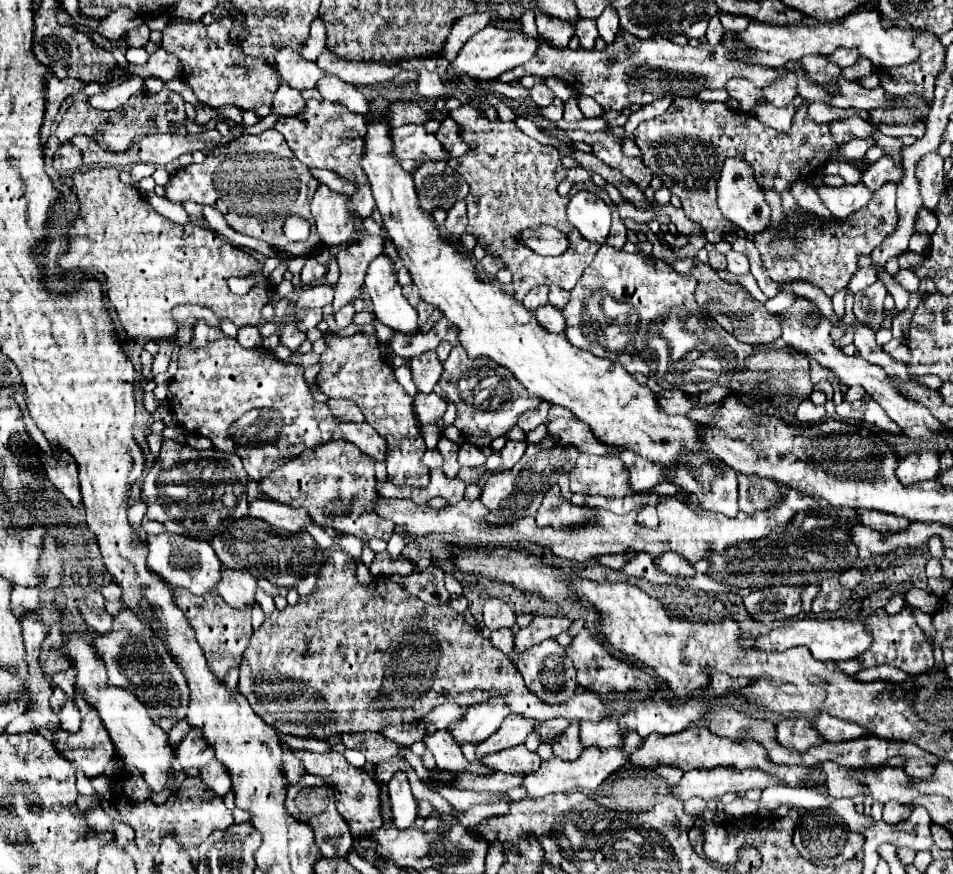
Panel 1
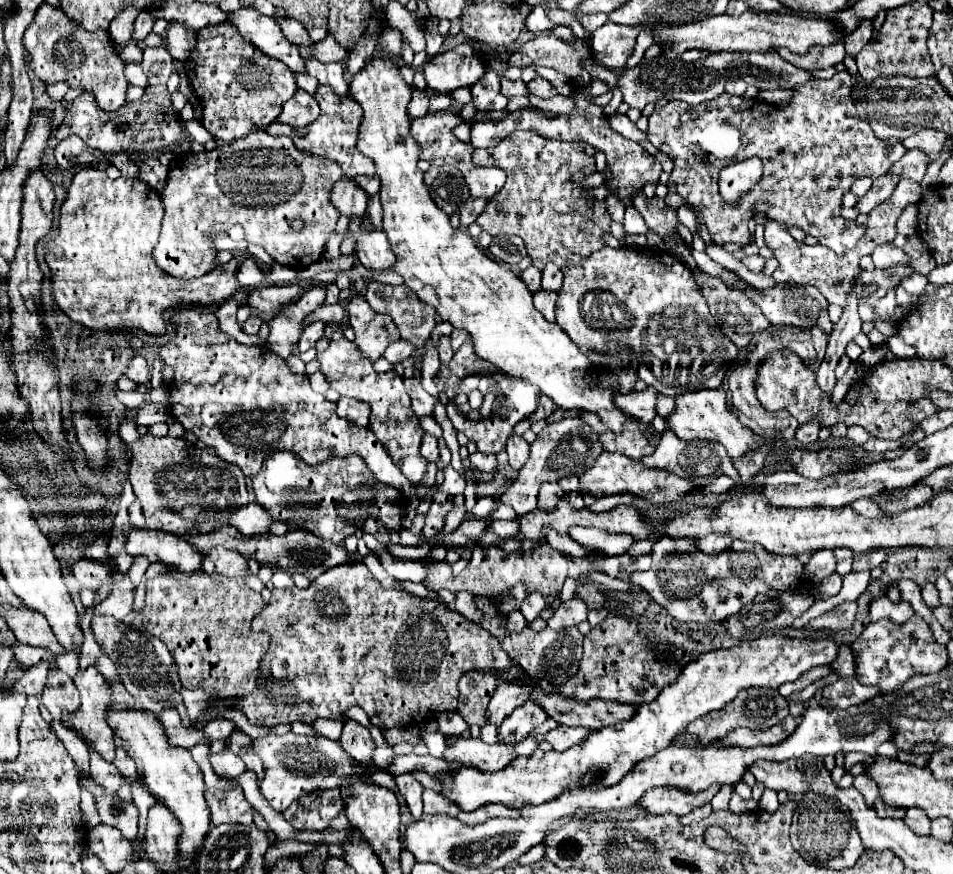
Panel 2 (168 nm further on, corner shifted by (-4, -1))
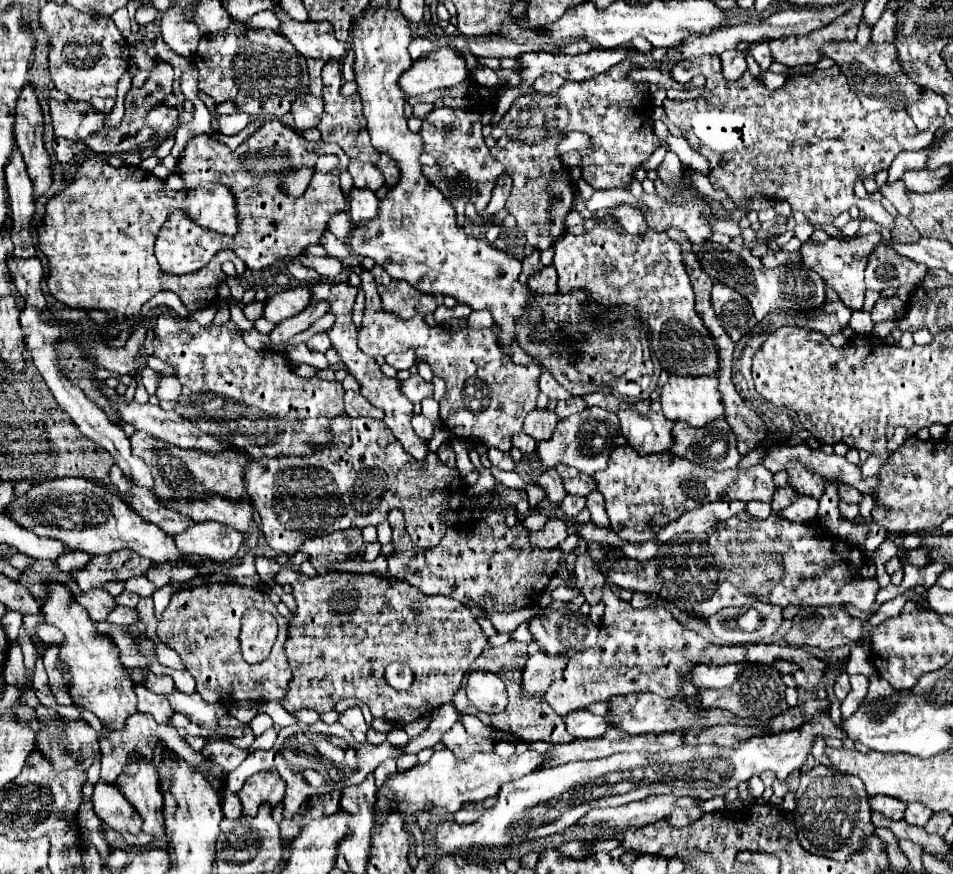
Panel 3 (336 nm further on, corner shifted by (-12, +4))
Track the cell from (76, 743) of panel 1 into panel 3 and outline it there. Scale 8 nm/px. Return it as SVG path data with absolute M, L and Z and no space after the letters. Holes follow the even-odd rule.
M63 583L45 585L41 613L45 623L55 625L65 635L63 643L59 643L59 665L63 665L63 677L73 703L95 713L111 731L123 729L125 721L137 713L137 695L131 677L127 677L119 661L119 647L109 637L95 633L95 623L83 613L83 607L75 601L75 593Z

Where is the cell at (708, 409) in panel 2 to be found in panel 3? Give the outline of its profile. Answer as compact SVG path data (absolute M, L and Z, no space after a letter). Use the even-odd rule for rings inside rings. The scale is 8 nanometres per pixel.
M671 375L667 385L661 389L663 415L671 421L685 421L687 425L699 429L715 419L725 419L725 407L719 393L717 377L677 377Z

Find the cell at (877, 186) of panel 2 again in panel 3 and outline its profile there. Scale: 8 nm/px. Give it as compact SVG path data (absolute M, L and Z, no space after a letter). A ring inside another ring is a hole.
M917 151L917 153L901 153L899 157L895 157L895 161L889 167L889 177L887 183L895 183L903 177L905 171L909 169L923 169L927 163L927 153L925 151Z

